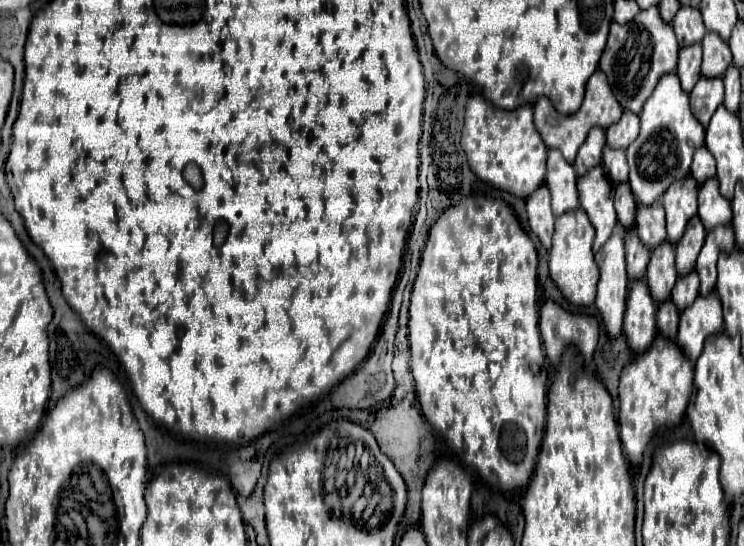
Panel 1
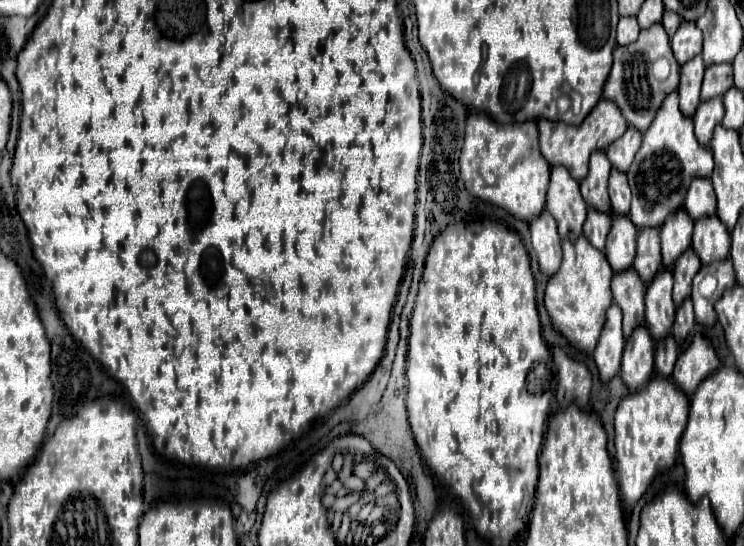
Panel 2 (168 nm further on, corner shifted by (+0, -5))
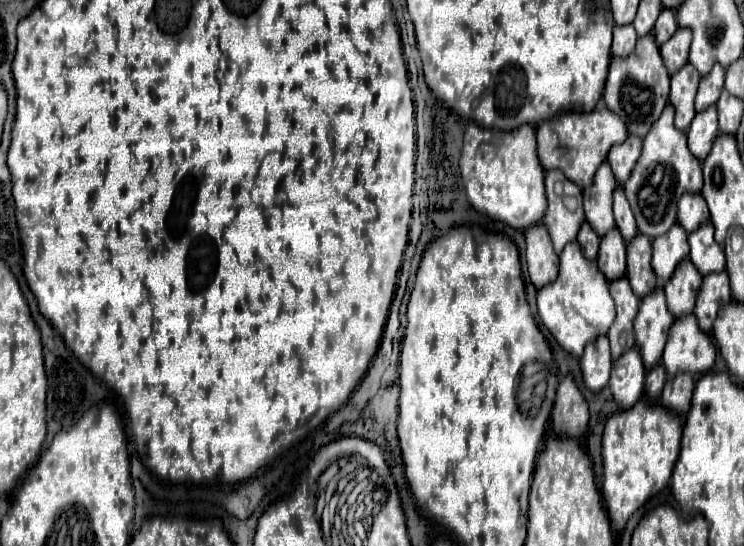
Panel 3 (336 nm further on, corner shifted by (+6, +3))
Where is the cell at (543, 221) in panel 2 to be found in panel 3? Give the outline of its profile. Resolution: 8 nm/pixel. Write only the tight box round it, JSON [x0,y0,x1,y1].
[526,224,558,288]

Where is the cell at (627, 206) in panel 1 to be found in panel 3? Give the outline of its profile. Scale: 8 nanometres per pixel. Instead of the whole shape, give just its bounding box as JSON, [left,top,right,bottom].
[598,228,626,280]

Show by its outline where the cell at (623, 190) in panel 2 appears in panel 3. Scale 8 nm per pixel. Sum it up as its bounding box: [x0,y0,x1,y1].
[614,184,638,242]

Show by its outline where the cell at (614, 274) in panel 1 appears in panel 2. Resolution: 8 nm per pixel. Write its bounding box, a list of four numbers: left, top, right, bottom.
[592,304,624,382]

